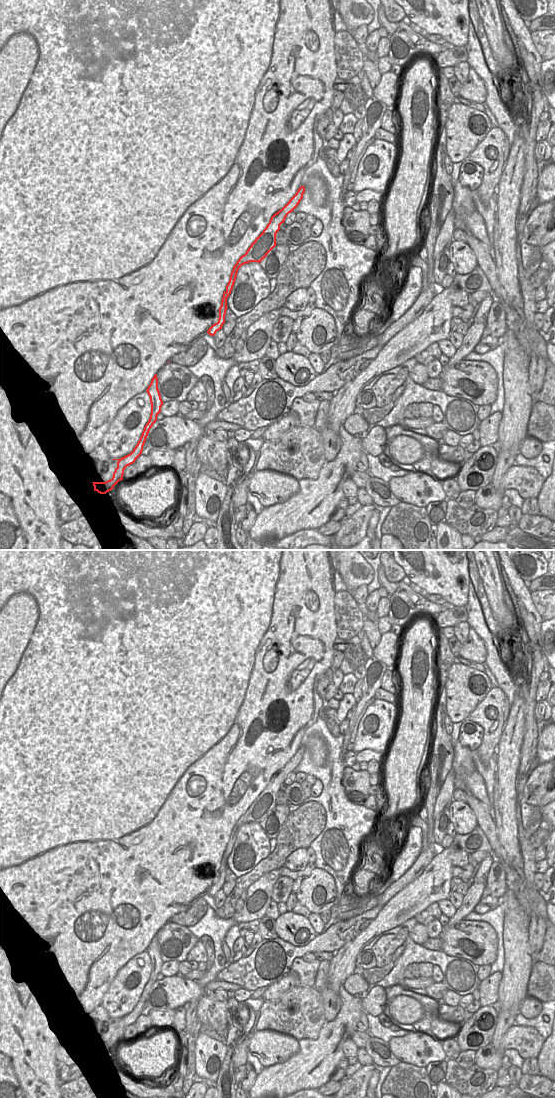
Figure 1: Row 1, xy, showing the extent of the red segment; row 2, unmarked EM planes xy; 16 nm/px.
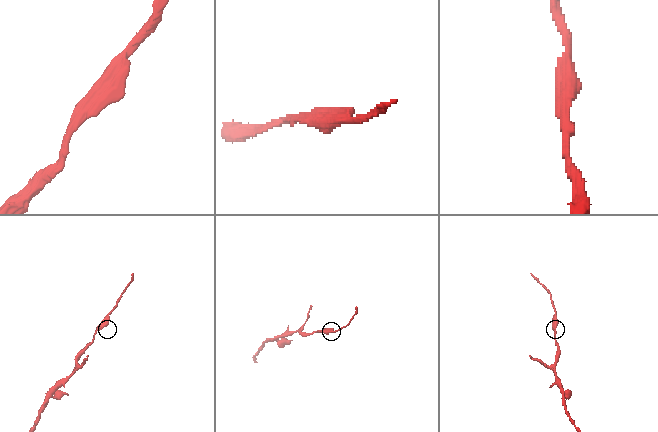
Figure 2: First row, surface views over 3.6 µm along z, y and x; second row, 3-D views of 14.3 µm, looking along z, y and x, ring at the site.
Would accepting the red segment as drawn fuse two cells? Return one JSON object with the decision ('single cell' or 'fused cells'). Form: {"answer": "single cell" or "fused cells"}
{"answer": "fused cells"}

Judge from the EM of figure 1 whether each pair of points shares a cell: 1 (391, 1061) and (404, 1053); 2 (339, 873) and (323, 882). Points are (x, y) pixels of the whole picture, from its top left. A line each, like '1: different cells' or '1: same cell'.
1: different cells
2: different cells

